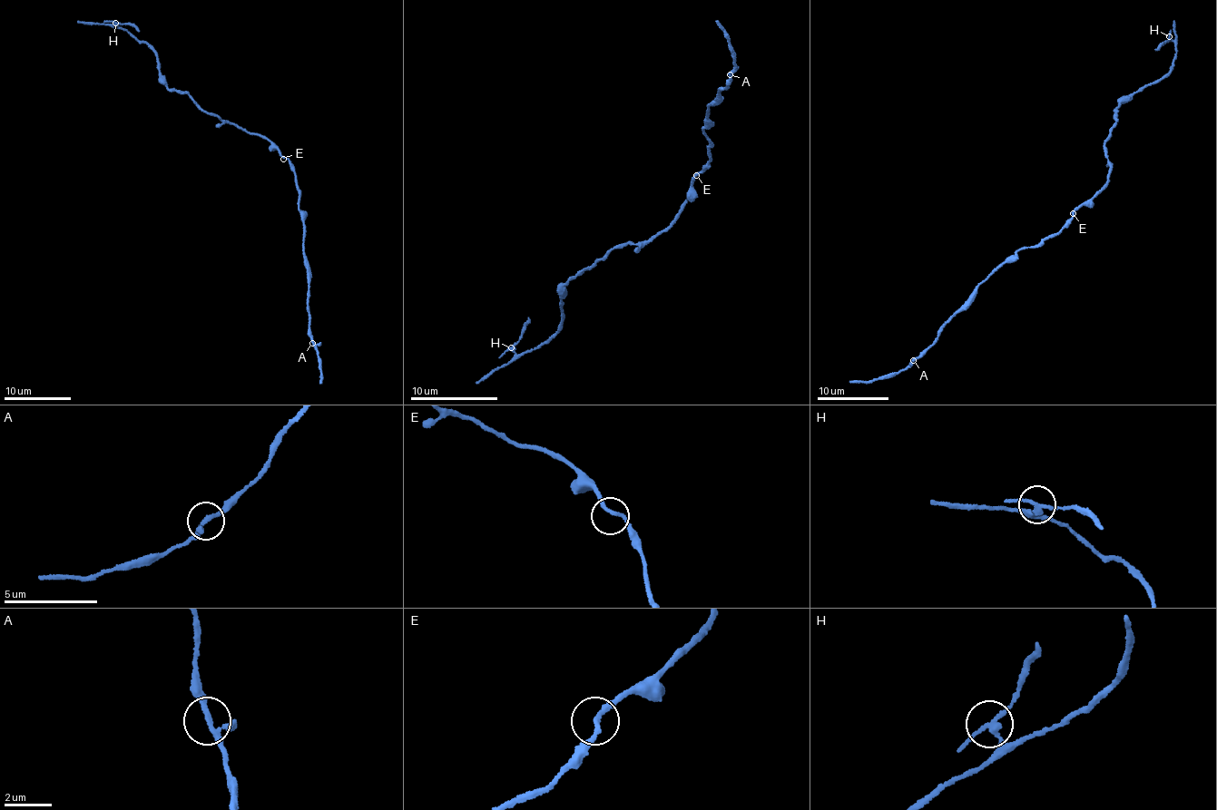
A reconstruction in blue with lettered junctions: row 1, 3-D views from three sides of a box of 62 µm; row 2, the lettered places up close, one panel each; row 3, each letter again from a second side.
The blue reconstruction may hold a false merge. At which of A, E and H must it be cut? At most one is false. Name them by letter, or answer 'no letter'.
H

